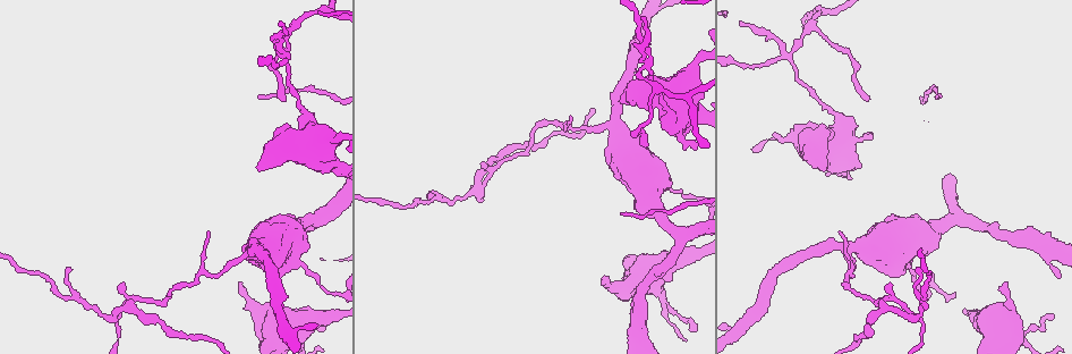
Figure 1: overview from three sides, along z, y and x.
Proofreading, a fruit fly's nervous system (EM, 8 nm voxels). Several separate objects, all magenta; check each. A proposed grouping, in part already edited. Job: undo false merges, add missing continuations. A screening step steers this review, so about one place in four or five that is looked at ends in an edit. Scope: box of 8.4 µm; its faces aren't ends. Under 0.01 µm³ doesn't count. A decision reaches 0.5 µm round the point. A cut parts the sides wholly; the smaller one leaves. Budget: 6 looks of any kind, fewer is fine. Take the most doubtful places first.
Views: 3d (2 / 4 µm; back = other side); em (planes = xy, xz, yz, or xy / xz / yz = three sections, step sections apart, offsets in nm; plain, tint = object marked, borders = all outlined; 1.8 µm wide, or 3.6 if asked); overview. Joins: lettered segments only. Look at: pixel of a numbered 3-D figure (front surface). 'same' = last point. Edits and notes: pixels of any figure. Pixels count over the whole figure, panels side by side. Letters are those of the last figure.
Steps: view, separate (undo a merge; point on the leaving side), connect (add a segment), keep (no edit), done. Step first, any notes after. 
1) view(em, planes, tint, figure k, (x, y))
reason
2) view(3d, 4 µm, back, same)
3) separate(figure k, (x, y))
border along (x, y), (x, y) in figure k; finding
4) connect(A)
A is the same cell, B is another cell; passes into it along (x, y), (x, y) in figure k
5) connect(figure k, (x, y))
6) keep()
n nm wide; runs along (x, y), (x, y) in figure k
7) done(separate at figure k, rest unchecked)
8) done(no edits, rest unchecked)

view(3d, 2 µm, back, figure 1, (911, 317))
sharp bend

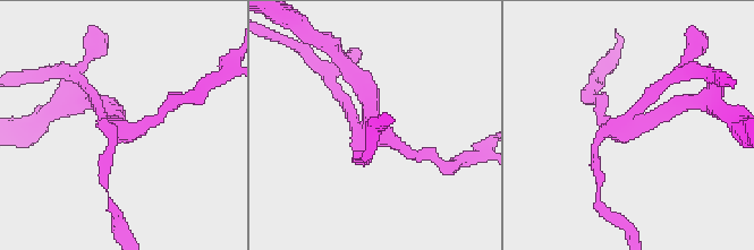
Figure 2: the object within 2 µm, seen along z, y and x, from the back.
view(em, xy, step 8, tint, figure 2, (626, 130))
3 arms; need the tissue

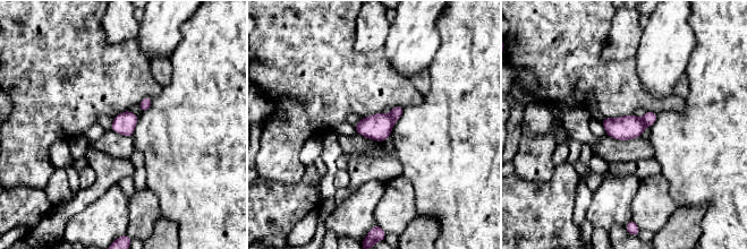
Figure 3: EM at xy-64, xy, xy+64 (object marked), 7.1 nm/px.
view(em, yz, step 4, borders, same)
another direction

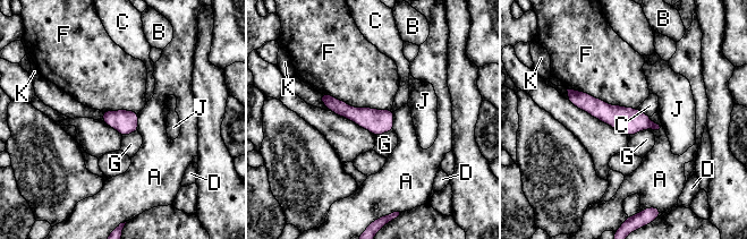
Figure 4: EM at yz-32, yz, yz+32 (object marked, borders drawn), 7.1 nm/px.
separate(figure 4, (629, 120))
170 nm wide; A, B, C, D, F, G, J and K are other cells; a second neuron is stuck on

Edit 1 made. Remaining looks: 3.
view(em, planes, tint, figure 1, (787, 59))
a fork

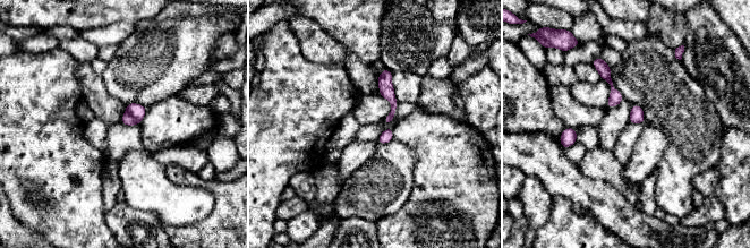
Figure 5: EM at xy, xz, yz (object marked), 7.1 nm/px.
view(em, planes, borders, same)

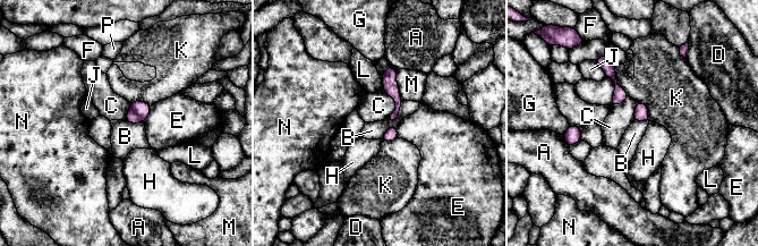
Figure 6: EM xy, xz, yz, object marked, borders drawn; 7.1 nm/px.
separate(figure 6, (131, 117))
90 nm wide; A, B, C, D, E, F, G, H, J, K, L, M, N and P are other cells; the part that leaves runs along (391, 70), (398, 99), (392, 118) in figure 6; two neurons meet here

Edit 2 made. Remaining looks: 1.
done(separate at figure 4, separate at figure 6, rest unchecked)

